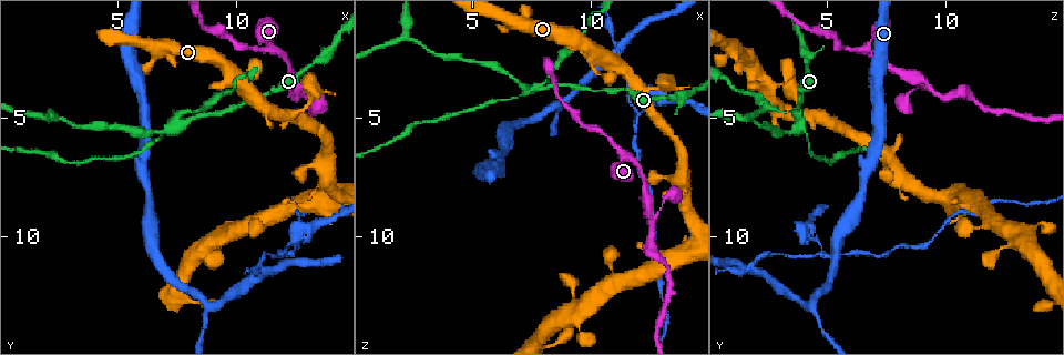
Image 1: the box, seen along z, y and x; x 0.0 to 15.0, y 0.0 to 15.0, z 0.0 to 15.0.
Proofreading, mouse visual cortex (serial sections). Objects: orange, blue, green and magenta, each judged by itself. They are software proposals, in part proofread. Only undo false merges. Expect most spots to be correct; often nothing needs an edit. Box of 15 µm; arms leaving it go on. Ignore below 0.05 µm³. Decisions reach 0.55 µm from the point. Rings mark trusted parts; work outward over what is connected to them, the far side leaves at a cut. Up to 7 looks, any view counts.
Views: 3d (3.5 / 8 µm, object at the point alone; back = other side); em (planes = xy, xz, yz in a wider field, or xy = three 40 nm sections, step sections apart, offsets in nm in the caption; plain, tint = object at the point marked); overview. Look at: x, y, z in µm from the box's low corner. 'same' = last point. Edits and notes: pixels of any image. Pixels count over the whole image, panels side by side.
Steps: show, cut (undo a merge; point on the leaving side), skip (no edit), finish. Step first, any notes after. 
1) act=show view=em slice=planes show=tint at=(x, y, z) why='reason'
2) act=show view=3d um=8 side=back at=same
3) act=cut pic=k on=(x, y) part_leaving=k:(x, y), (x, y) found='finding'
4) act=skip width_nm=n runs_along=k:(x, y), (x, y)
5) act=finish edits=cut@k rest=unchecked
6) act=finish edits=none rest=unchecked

act=show view=3d um=8 at=(11.1, 11.4, 2.0) why='abrupt turn'

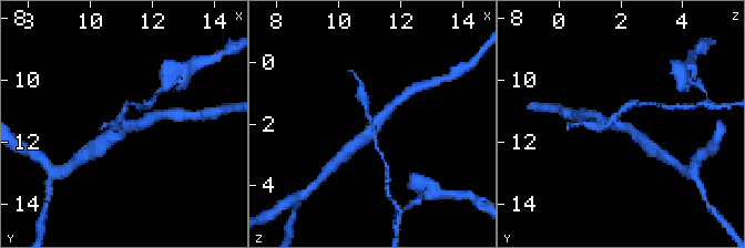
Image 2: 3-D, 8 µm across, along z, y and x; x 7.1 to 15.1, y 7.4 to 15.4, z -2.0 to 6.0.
act=show view=em slice=xy step=2 show=tint at=(11.1, 11.4, 1.9) arms=4 arm_widths_nm=150,250,300,350

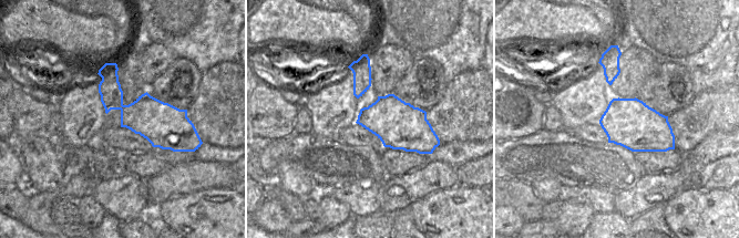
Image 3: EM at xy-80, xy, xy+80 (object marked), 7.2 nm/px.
act=cut pic=2 on=(365, 101) part_leaving=2:(614, 121), (631, 104), (652, 104) found='a second cell is stuck on'

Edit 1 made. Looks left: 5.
act=show view=3d um=8 at=(7.7, 5.2, 3.8) why='narrows sharply'

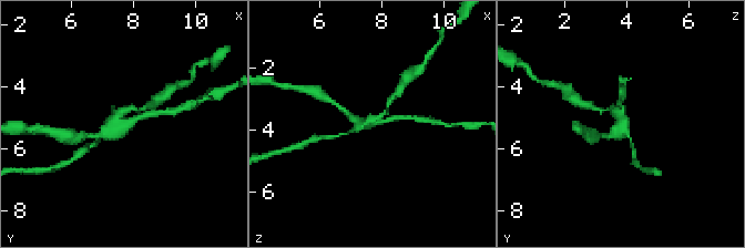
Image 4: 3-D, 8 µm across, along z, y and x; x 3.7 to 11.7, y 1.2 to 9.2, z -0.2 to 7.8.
act=show view=em slice=xy step=3 show=tint at=(7.7, 5.2, 3.8)

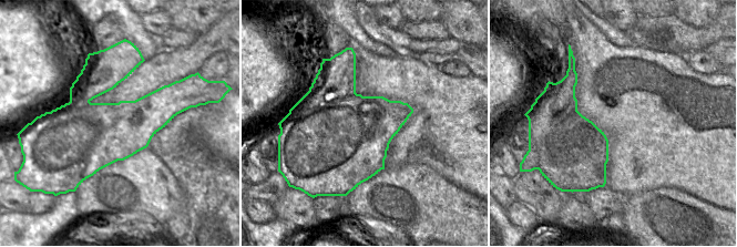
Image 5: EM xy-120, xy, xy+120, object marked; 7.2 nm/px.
act=cut pic=4 on=(386, 112) part_leaving=4:(368, 123), (386, 111), (395, 95) found='a second cell is stuck on'

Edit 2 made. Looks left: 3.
act=show view=3d um=3.5 at=(11.5, 2.1, 6.6) why='two arms in line, one across'

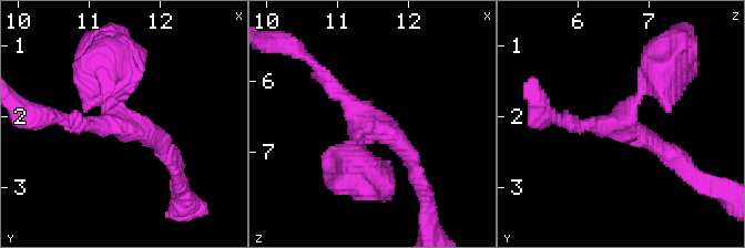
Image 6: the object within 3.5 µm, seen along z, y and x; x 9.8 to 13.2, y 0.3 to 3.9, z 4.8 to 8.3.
act=show view=em slice=xy step=3 show=tint at=(11.50, 2.10, 6.65) arms=3 arm_widths_nm=200,200,300 why='now the EM'

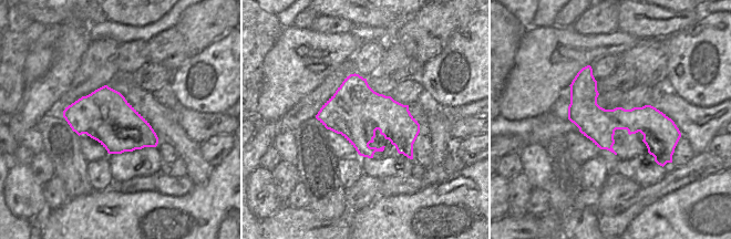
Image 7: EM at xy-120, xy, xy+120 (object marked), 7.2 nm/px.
act=skip runs_along=6:(106, 69), (113, 113), (167, 153) found='continuous, no second cell'

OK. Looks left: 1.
act=finish edits=cut@2,cut@4 rest=unchecked

